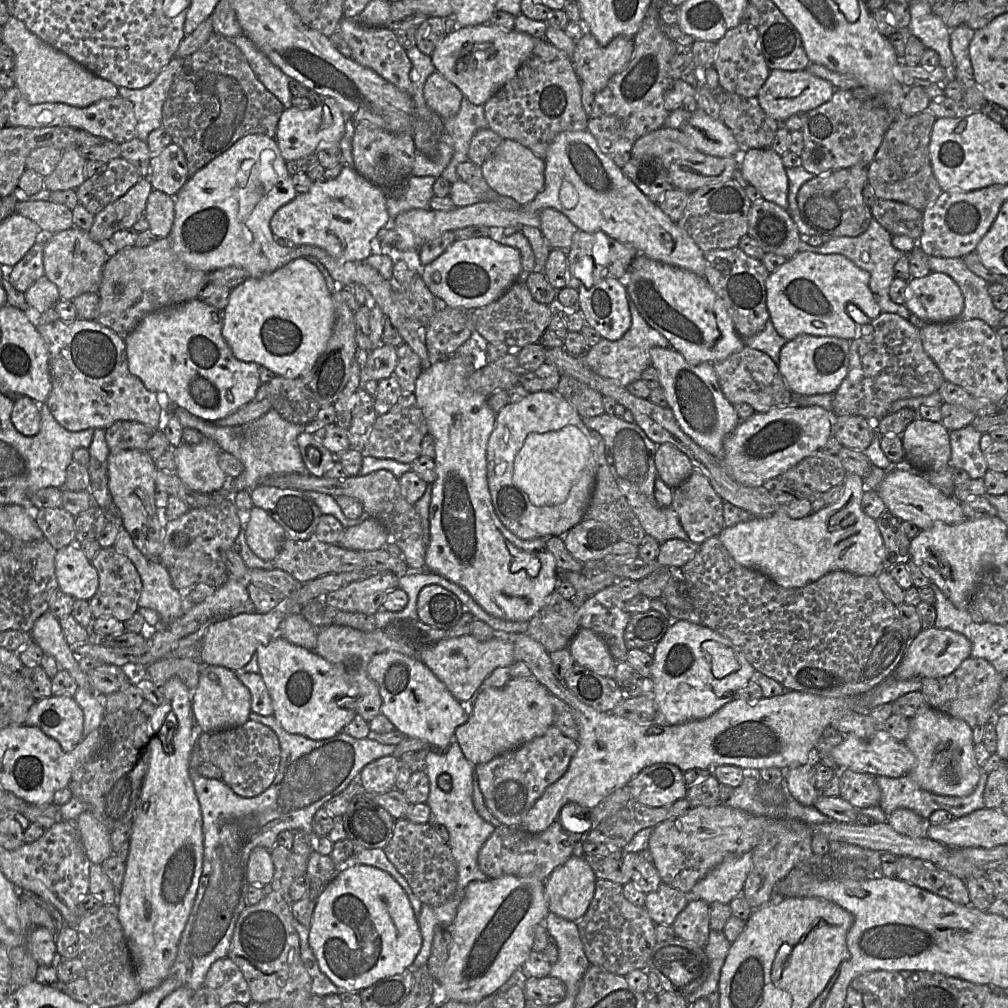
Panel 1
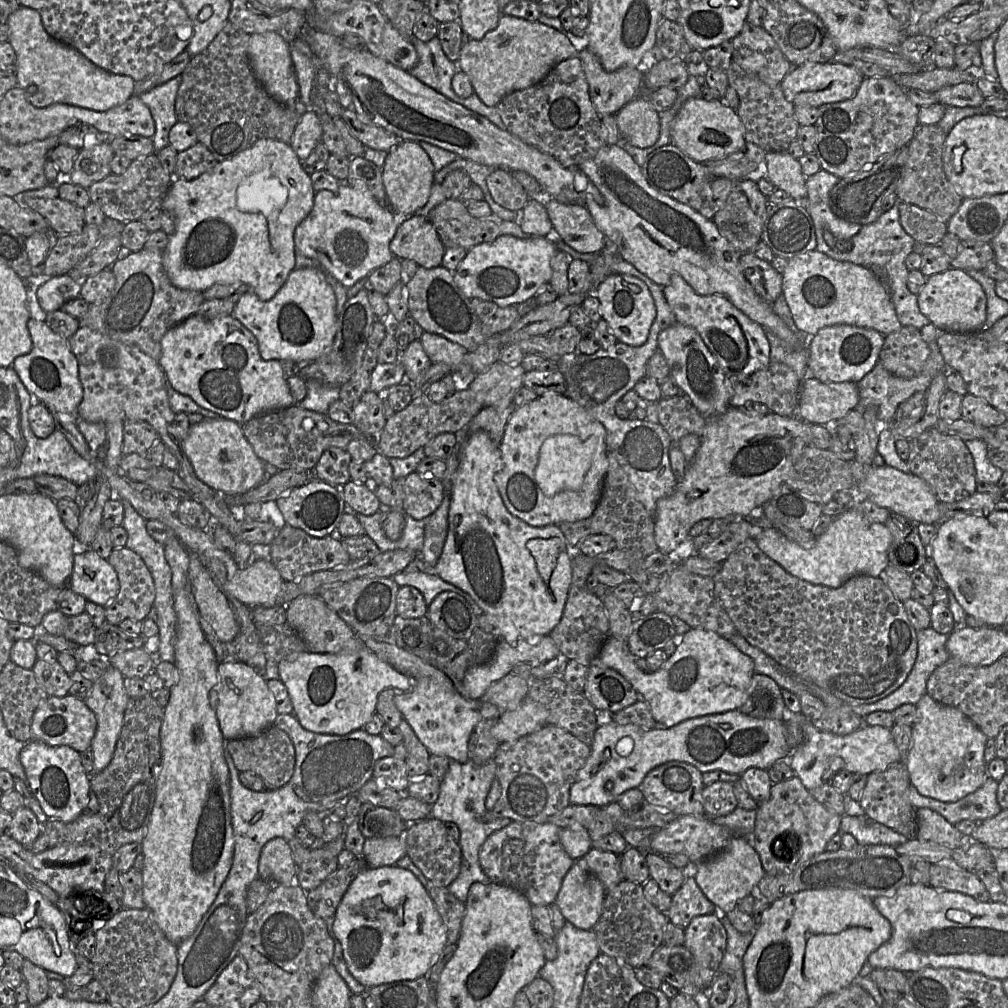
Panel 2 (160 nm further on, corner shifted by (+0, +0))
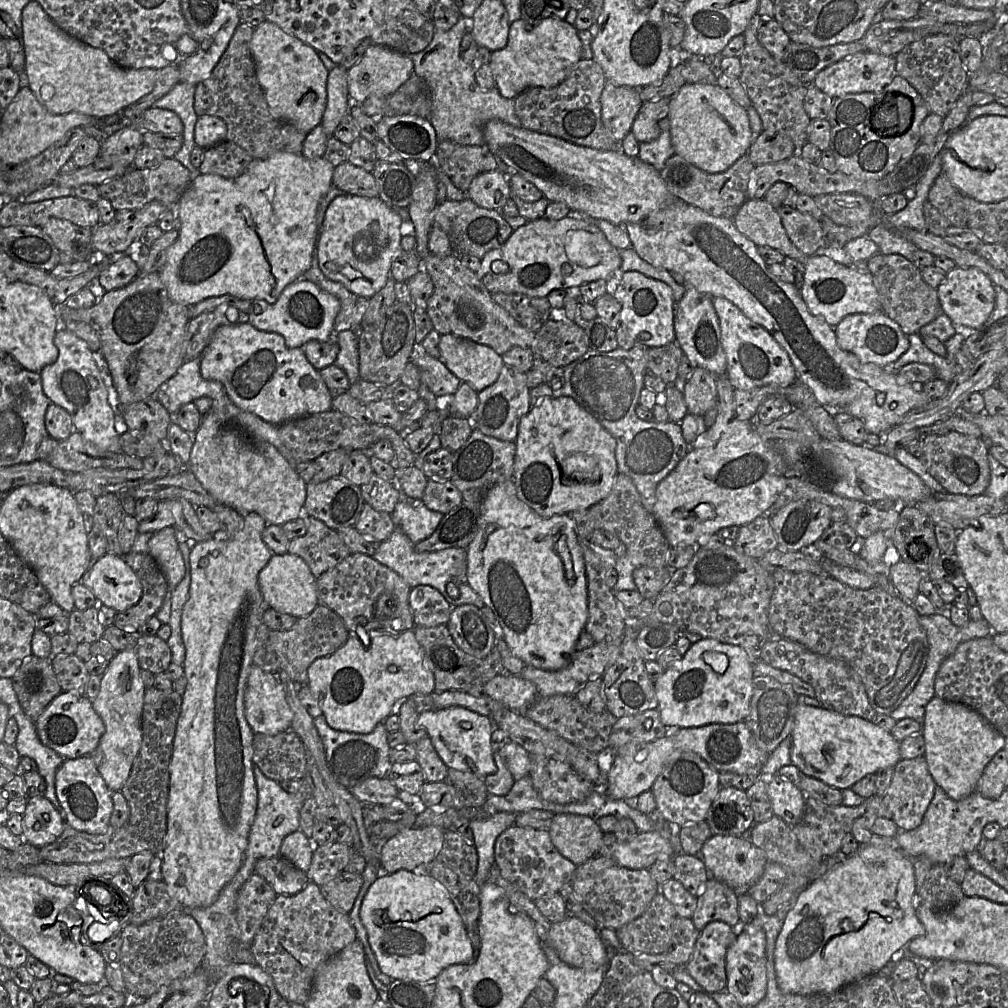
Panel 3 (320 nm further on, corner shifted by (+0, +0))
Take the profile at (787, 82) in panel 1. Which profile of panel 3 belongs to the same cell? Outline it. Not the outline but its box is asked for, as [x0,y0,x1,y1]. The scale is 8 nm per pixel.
[812,51,897,99]

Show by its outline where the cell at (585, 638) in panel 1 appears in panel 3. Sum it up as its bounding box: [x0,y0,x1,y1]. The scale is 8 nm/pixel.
[654,638,754,728]

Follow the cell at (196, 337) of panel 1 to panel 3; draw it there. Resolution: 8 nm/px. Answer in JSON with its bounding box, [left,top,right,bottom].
[200,322,333,422]

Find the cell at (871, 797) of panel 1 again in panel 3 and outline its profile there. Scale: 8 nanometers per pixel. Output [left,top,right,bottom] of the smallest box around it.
[881,756,937,831]

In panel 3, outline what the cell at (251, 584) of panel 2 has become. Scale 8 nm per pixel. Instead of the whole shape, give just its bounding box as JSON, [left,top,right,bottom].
[258,553,319,618]

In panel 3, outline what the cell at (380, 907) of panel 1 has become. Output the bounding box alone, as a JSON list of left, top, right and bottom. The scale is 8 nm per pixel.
[359,870,476,982]

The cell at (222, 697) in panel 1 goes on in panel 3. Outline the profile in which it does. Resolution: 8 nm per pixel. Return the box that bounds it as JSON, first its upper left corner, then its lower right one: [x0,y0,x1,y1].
[245,665,293,735]

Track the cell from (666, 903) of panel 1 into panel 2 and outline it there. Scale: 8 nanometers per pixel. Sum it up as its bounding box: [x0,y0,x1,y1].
[666,876,718,929]

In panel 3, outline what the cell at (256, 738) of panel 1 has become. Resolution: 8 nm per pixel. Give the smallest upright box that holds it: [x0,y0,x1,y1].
[253,730,307,783]

